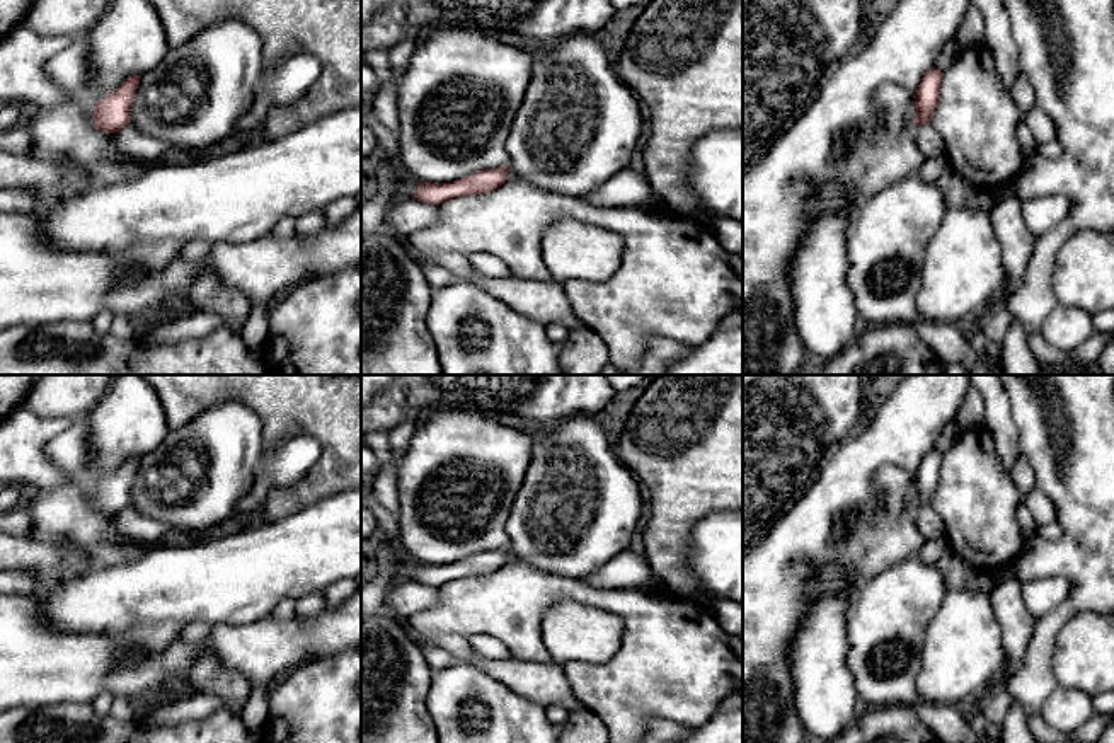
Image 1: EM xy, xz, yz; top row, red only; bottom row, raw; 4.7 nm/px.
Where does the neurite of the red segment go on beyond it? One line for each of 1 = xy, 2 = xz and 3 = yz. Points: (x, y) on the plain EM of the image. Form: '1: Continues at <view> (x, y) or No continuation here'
1: No continuation here
2: No continuation here
3: No continuation here

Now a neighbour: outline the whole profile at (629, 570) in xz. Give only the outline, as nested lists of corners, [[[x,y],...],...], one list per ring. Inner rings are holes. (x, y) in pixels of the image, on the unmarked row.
[[[634,547],[615,556],[606,566],[589,573],[584,583],[600,590],[635,590],[654,576],[642,550]]]

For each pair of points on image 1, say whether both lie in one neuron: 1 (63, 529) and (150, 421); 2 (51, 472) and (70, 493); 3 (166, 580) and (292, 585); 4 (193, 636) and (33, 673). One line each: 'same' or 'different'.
1: same
2: different
3: same
4: different

